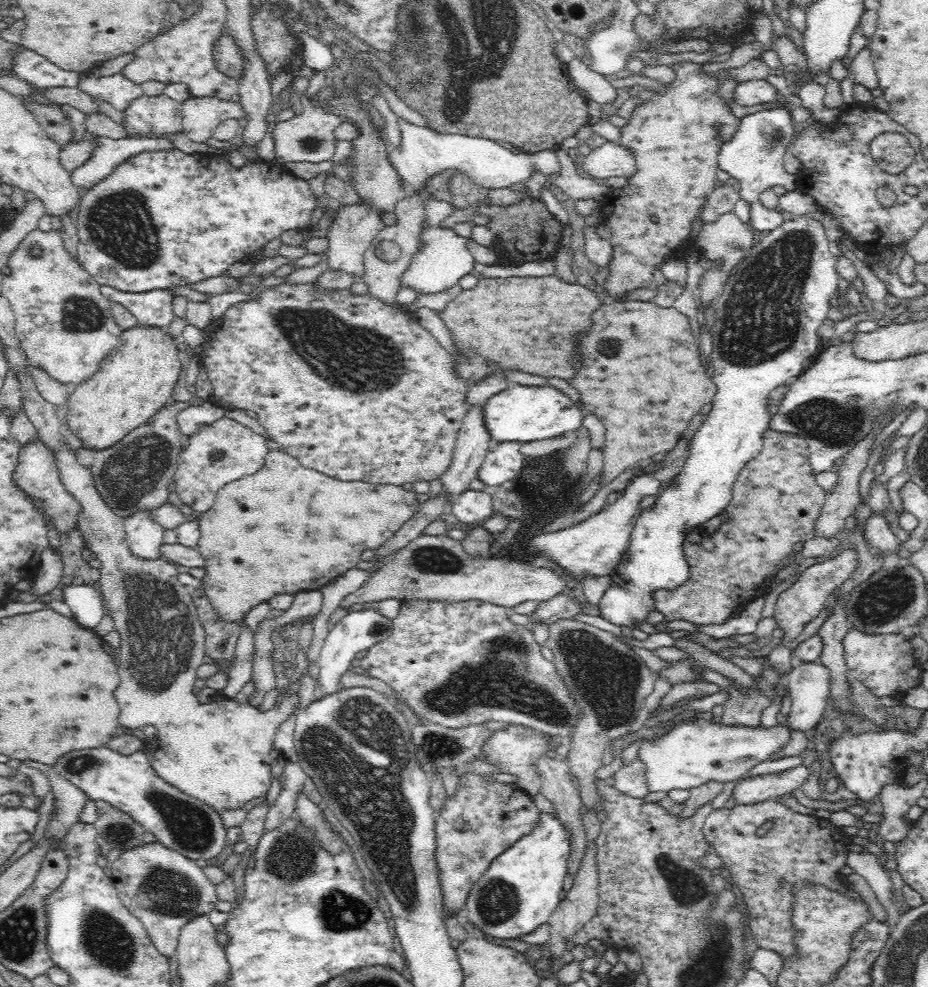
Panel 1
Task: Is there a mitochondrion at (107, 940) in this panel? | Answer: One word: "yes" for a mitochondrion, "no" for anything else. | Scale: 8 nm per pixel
yes

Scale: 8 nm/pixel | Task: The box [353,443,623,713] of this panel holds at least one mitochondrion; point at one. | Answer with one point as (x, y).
(437, 563)

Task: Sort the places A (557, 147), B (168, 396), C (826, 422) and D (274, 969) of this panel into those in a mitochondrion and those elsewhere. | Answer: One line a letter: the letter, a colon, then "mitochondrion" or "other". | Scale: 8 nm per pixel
A: other
B: other
C: mitochondrion
D: other

